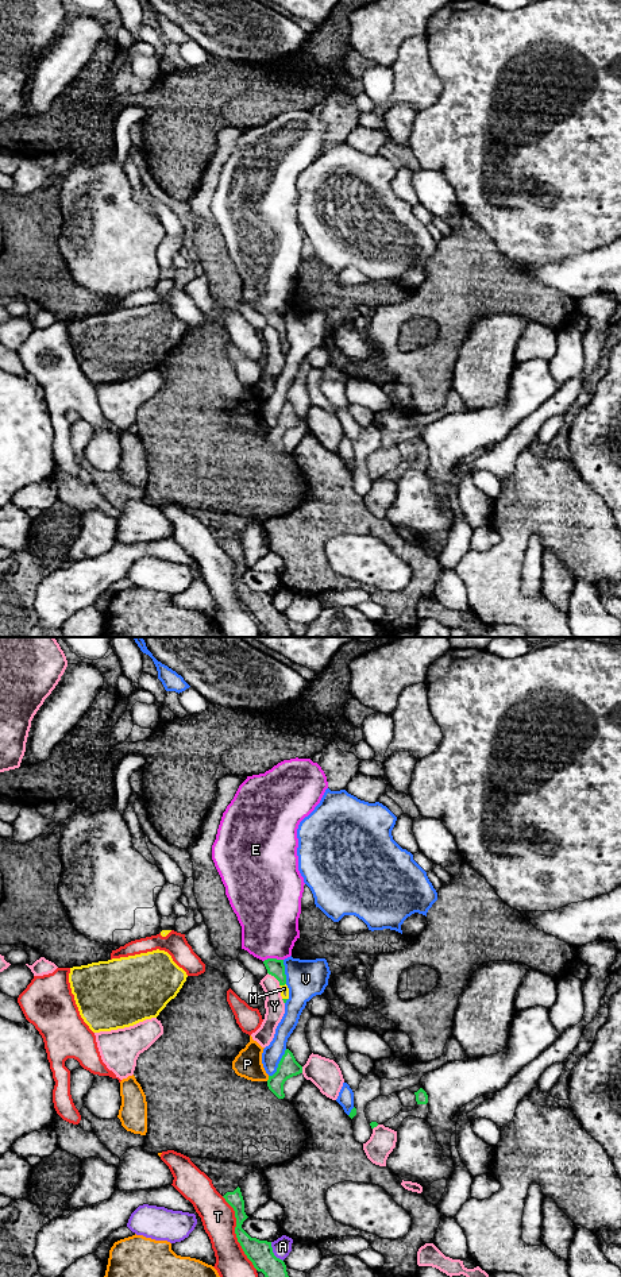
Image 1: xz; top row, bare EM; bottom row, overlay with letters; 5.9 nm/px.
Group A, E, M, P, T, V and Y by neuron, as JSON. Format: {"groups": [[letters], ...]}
{"groups": [["A"], ["E"], ["M"], ["P"], ["T"], ["V"], ["Y"]]}

